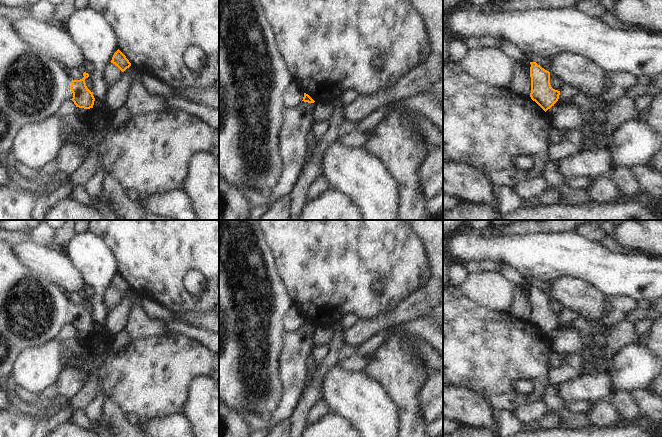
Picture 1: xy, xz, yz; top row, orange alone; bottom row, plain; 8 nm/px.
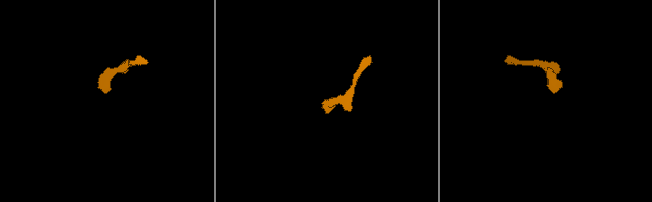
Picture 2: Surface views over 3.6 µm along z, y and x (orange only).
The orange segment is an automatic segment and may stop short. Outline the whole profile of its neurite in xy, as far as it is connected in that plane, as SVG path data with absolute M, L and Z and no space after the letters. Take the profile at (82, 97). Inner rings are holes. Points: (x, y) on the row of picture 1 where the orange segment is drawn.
M0 17L0 154L10 153L19 133L25 127L54 116L66 100L72 100L79 108L93 108L95 98L85 83L89 74L84 72L83 76L80 80L73 80L64 64L33 47L24 40L14 22Z

